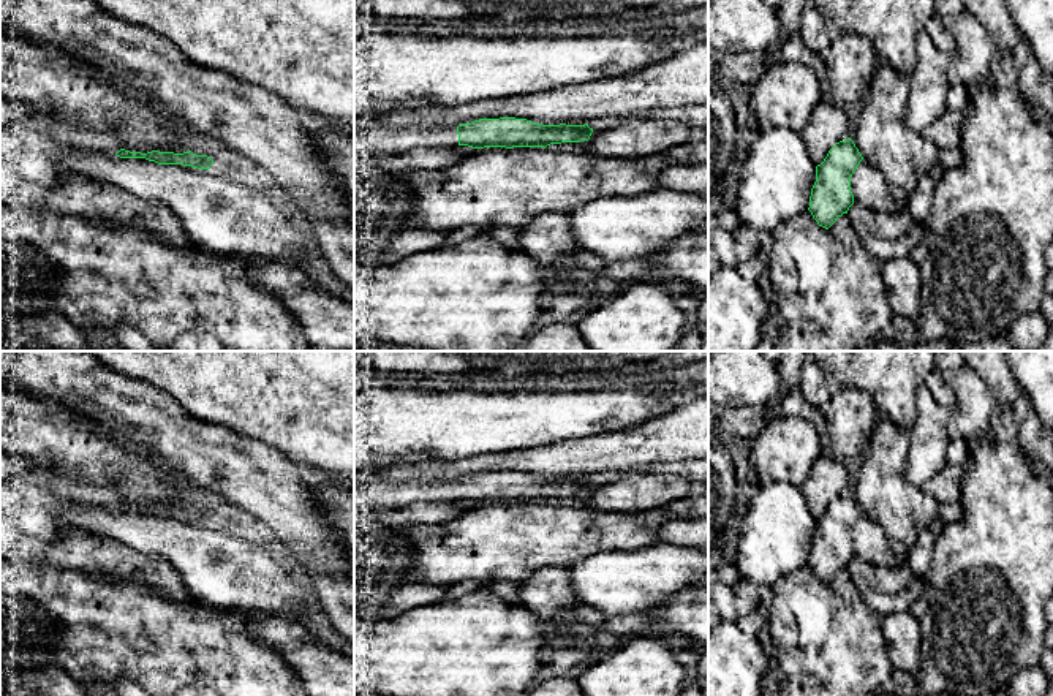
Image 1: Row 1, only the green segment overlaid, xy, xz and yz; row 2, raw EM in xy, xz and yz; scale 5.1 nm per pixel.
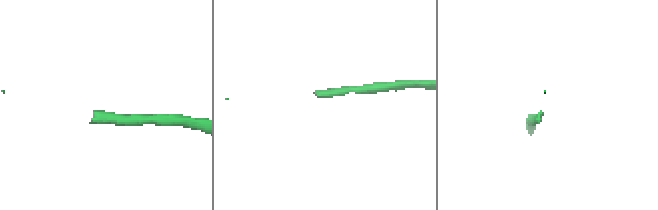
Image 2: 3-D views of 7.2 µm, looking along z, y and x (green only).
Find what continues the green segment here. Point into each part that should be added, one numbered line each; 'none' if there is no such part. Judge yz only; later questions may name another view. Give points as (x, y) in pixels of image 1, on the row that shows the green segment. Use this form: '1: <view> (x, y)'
none

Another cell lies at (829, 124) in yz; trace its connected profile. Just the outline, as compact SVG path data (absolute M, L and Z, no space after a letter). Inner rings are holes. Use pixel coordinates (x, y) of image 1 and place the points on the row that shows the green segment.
M822 98L813 109L811 120L800 133L813 163L821 165L836 142L852 134L846 108L832 98Z

